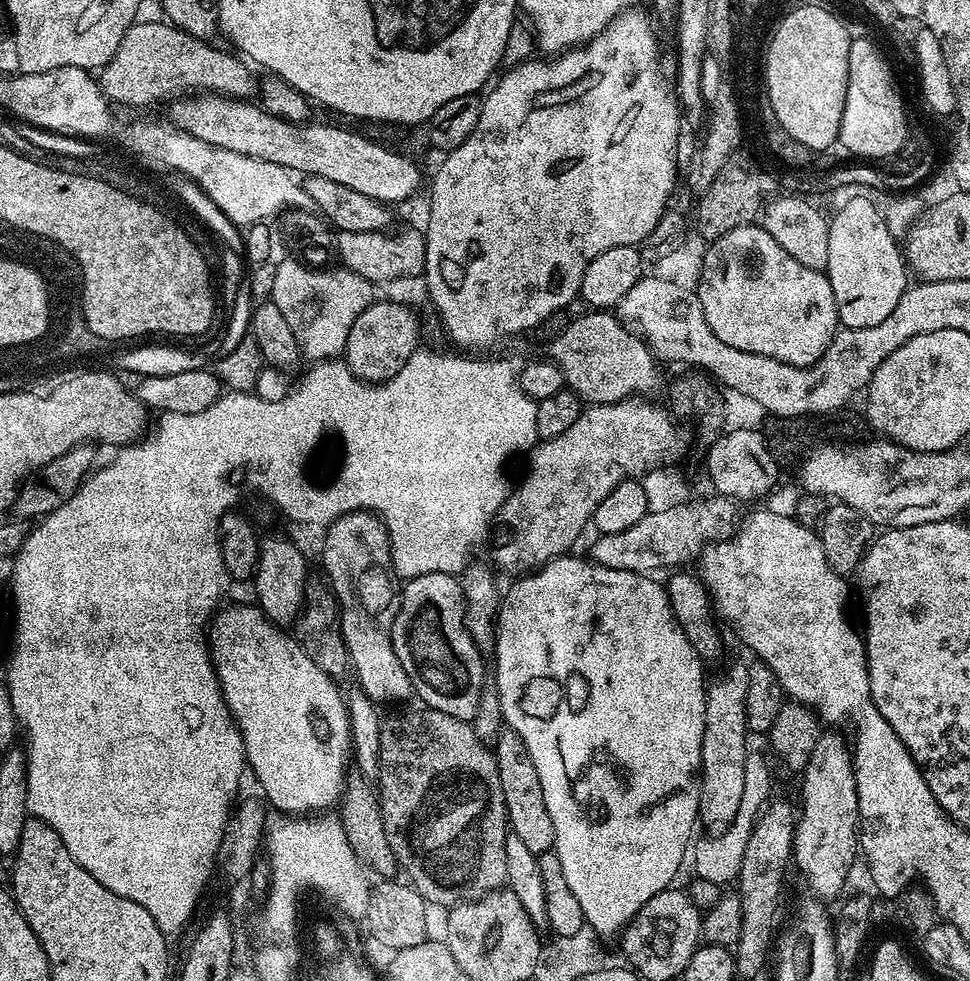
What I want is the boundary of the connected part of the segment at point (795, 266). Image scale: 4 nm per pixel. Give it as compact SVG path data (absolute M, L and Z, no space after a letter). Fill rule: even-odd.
M755 223L738 226L707 245L700 283L694 291L702 302L702 314L706 314L710 330L714 330L722 342L738 346L738 350L750 350L750 354L762 354L799 368L809 368L822 358L836 337L840 324L834 290L830 290L827 275L810 270L810 266L802 266L802 262L790 258L790 254L786 254L786 250L770 238L766 229Z

